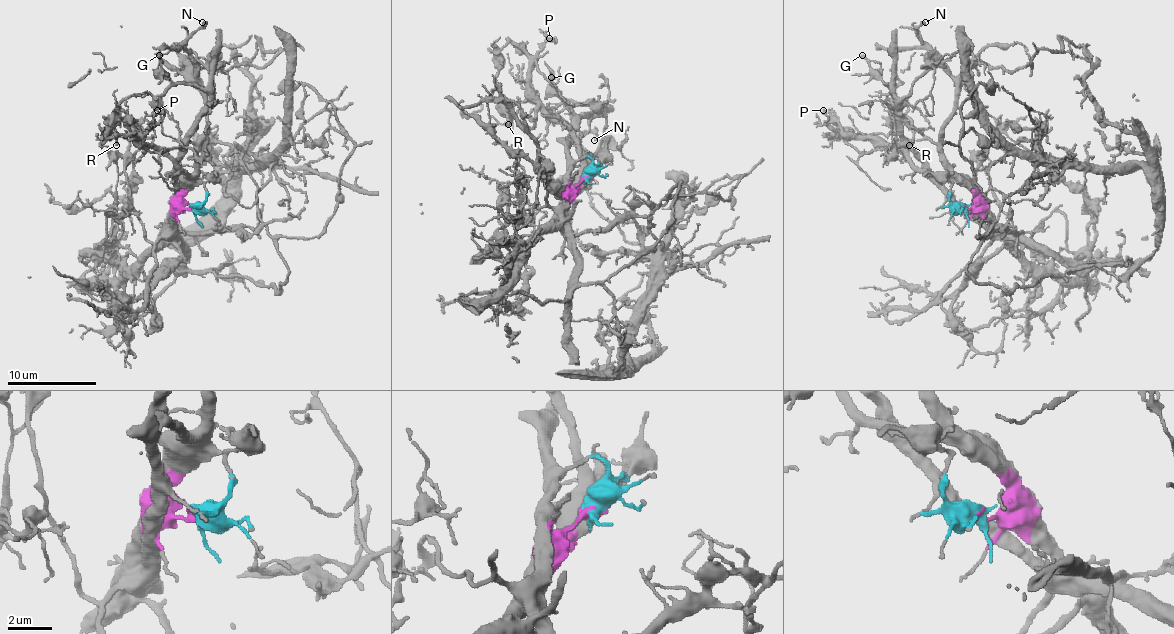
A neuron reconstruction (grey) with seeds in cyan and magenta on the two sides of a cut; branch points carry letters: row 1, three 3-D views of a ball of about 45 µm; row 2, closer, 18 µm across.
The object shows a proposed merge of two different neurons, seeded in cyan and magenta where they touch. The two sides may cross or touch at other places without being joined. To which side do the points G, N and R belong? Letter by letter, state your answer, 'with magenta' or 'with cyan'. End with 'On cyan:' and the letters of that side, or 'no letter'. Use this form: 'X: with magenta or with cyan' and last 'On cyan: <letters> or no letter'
G: with cyan
N: with magenta
R: with cyan
On cyan: G, R

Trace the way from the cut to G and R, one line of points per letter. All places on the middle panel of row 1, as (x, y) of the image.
G: (584, 178), (593, 160), (588, 156), (575, 160), (568, 154), (573, 125), (550, 112), (561, 100), (550, 76)
R: (584, 178), (593, 160), (570, 156), (573, 125), (555, 112), (522, 100), (506, 107), (508, 125)

